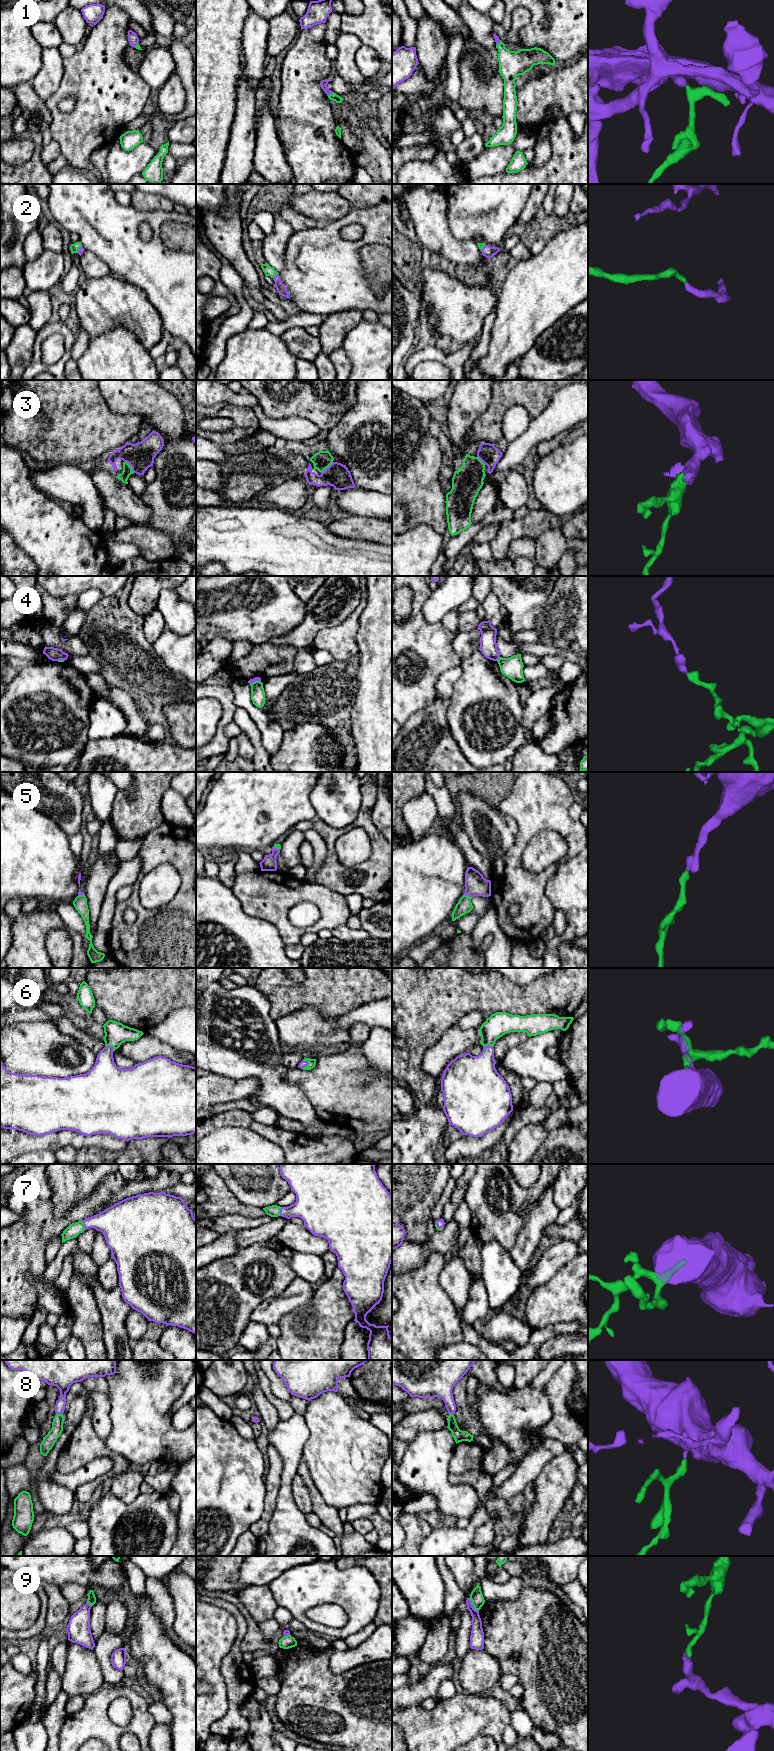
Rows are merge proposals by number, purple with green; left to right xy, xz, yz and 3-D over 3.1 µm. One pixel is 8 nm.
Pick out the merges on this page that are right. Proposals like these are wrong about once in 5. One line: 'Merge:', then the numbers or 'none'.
Merge: 1, 2, 3, 5, 6, 7, 8

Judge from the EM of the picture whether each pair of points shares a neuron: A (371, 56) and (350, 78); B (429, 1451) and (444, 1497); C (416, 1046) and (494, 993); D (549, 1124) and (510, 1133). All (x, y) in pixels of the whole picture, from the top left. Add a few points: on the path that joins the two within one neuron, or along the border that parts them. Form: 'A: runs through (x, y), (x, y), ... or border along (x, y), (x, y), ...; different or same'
A: border along (360, 46), (355, 55), (355, 64), (366, 78); different
B: runs through (429, 1462), (429, 1474), (439, 1486); same
C: runs through (433, 1026), (466, 993), (474, 993); same
D: border along (551, 1111), (543, 1123); different

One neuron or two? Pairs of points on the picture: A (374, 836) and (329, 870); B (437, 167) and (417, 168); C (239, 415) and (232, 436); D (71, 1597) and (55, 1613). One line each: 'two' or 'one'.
A: one
B: one
C: one
D: two

